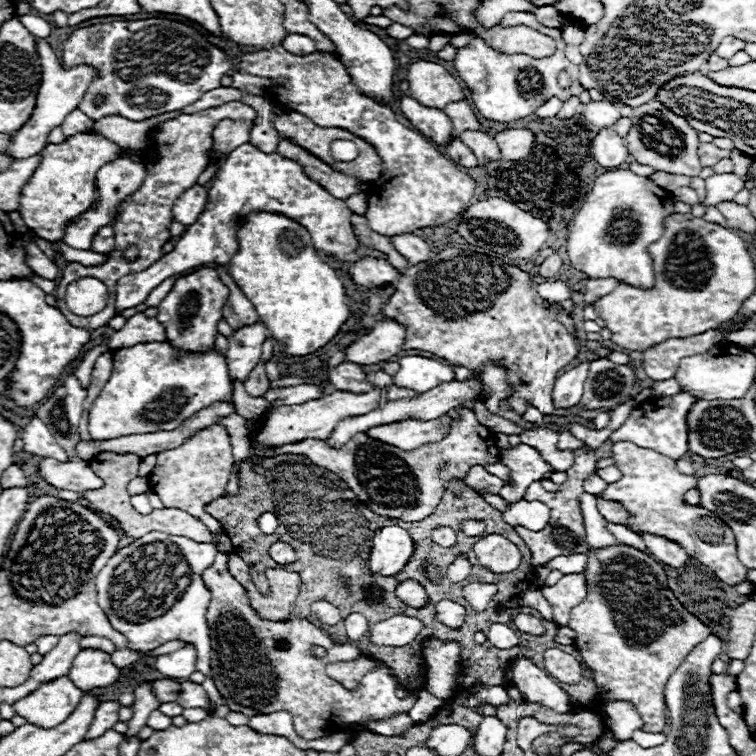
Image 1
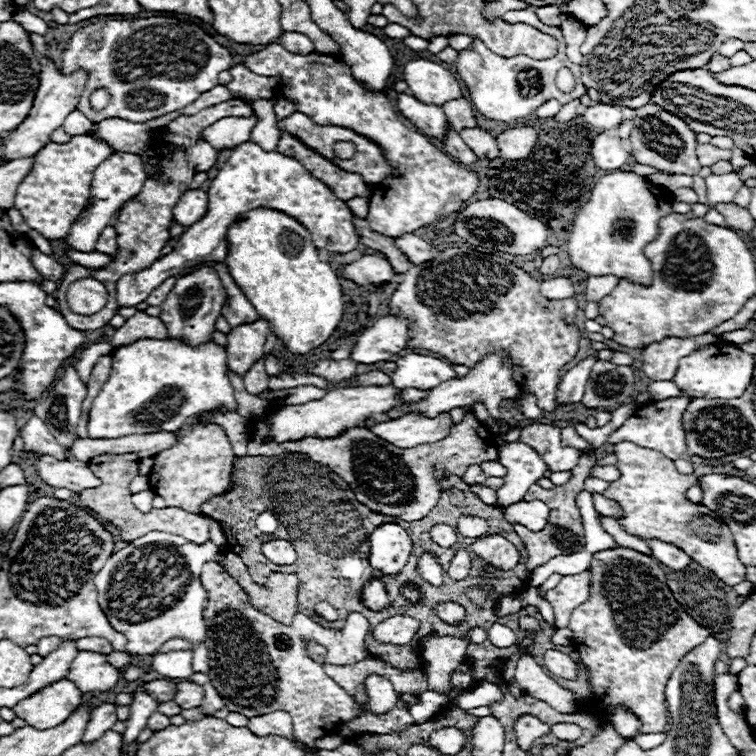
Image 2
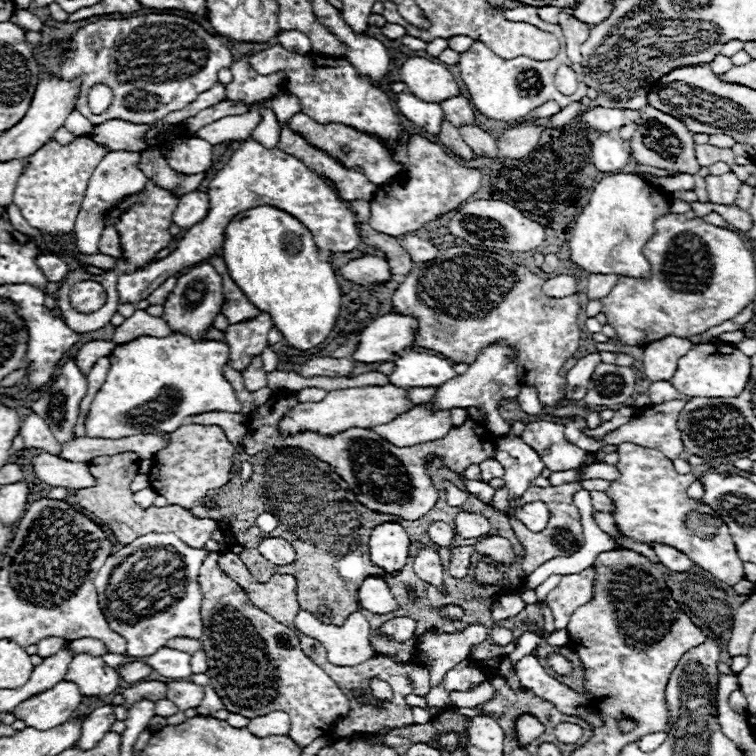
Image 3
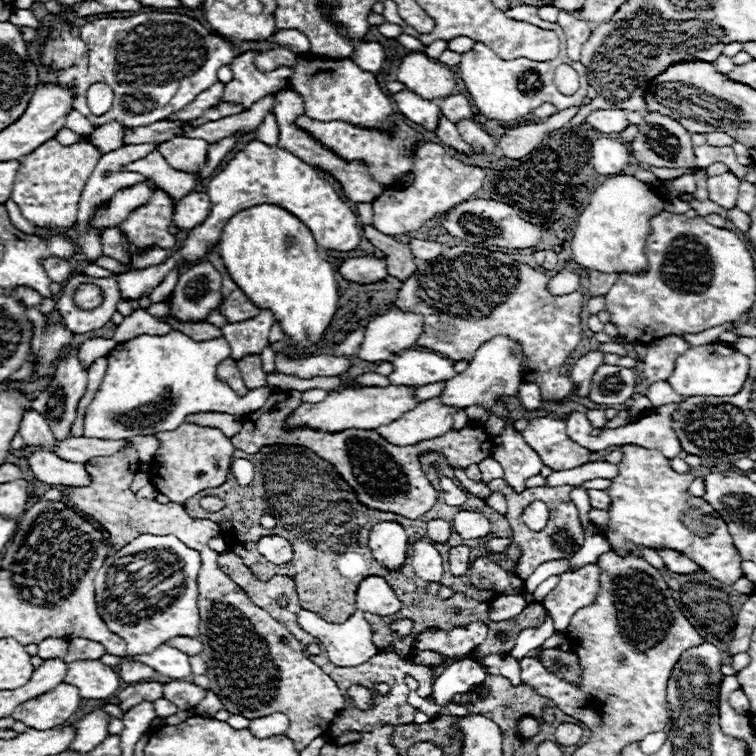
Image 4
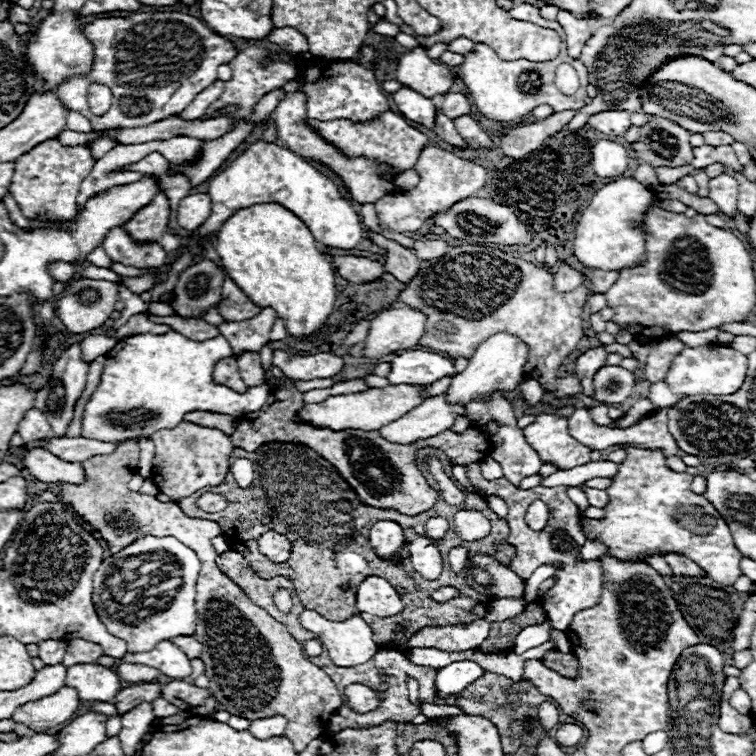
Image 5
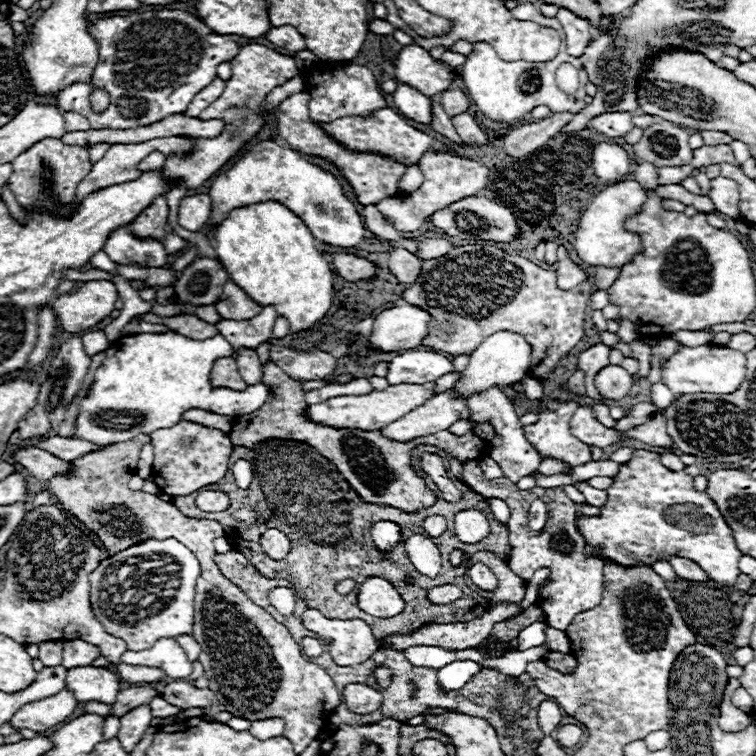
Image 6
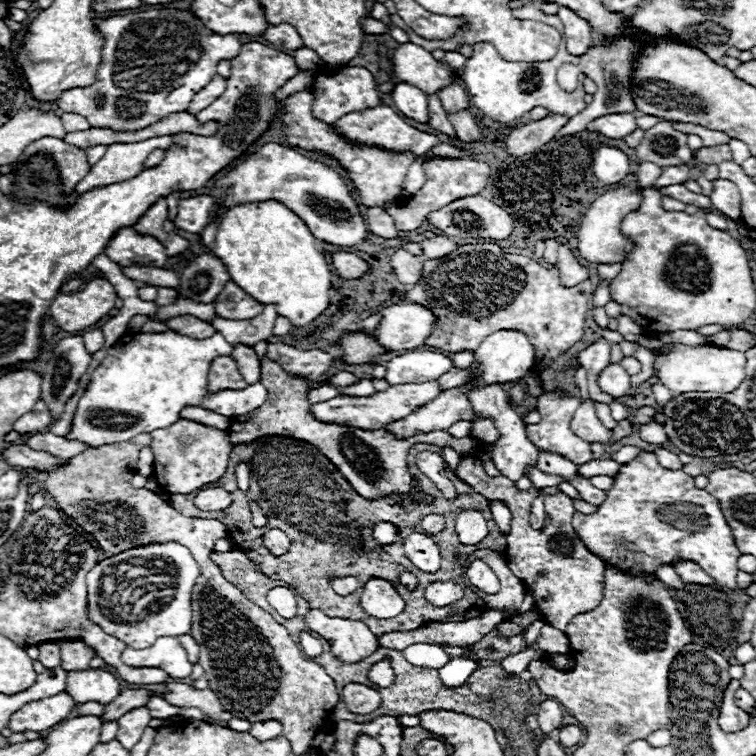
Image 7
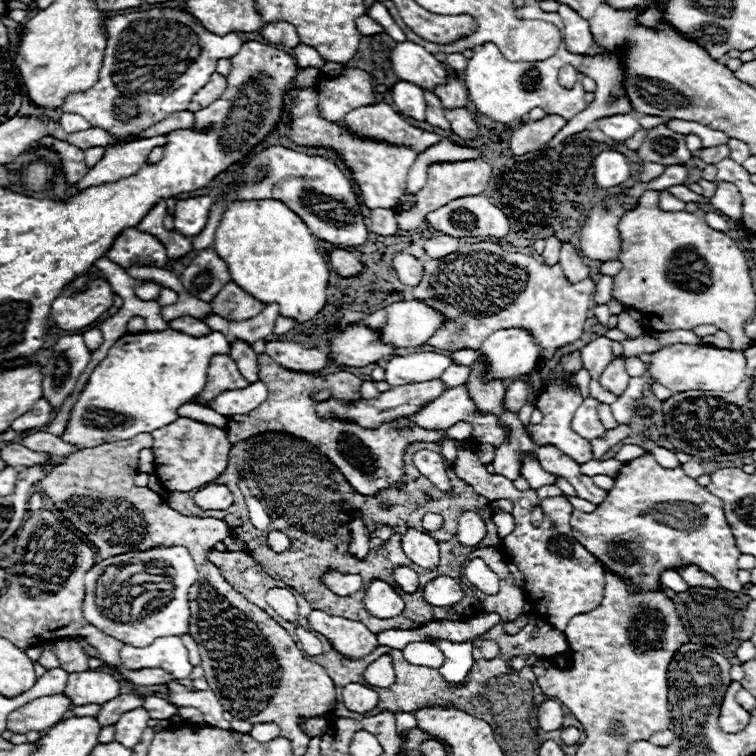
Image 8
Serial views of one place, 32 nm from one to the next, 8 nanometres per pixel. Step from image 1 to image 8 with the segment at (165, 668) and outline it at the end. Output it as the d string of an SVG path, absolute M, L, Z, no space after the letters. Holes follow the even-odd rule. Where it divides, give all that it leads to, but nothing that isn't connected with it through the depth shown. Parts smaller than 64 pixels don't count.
M162 636L144 648L124 644L118 654L122 666L128 670L162 668L164 672L170 672L176 680L190 678L194 670L194 666L188 662L188 650L182 644L180 636Z

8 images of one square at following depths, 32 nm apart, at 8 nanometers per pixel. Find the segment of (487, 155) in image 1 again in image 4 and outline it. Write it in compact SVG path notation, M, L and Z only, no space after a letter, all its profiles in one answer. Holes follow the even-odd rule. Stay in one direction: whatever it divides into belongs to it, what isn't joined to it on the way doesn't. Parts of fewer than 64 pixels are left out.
M460 120L456 122L456 128L460 132L460 136L476 150L476 152L494 152L496 144L494 140L474 122L474 120Z

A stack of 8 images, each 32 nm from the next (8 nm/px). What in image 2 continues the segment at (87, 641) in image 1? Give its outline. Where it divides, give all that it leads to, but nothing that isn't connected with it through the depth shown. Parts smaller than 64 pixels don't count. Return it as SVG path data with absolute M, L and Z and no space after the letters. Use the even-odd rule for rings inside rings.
M80 638L76 642L78 652L98 652L98 654L110 654L112 648L108 642L98 640L98 638Z

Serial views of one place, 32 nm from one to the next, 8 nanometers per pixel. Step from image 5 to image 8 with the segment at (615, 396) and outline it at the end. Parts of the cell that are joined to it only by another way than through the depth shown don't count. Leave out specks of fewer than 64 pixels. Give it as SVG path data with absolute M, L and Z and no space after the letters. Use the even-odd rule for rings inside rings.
M620 356L616 360L612 360L604 372L600 374L600 386L616 396L620 396L624 390L626 390L630 376L626 374L626 368L624 368L624 362L626 362L626 356Z

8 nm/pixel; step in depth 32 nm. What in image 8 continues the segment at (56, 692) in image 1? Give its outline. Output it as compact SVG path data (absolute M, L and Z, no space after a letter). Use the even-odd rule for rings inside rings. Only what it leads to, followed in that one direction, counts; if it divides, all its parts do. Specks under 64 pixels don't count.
M54 694L54 696L42 696L36 698L18 710L10 712L6 720L6 730L12 734L26 734L26 732L42 732L64 720L68 714L72 702L64 694Z

